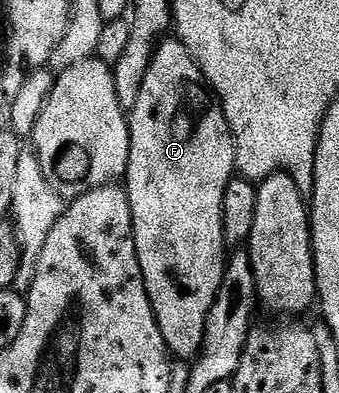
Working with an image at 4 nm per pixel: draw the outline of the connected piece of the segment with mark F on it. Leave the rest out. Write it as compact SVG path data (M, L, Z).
M168 37L156 46L149 72L145 72L145 84L141 84L141 96L137 96L137 104L129 112L129 125L131 151L125 189L133 216L137 260L168 351L176 359L191 360L203 343L205 320L209 308L213 308L217 288L221 288L223 268L229 257L229 243L223 237L223 205L225 188L229 188L229 180L236 177L237 171L235 137L231 135L223 105L207 85L207 77L195 63L195 57L178 37Z

